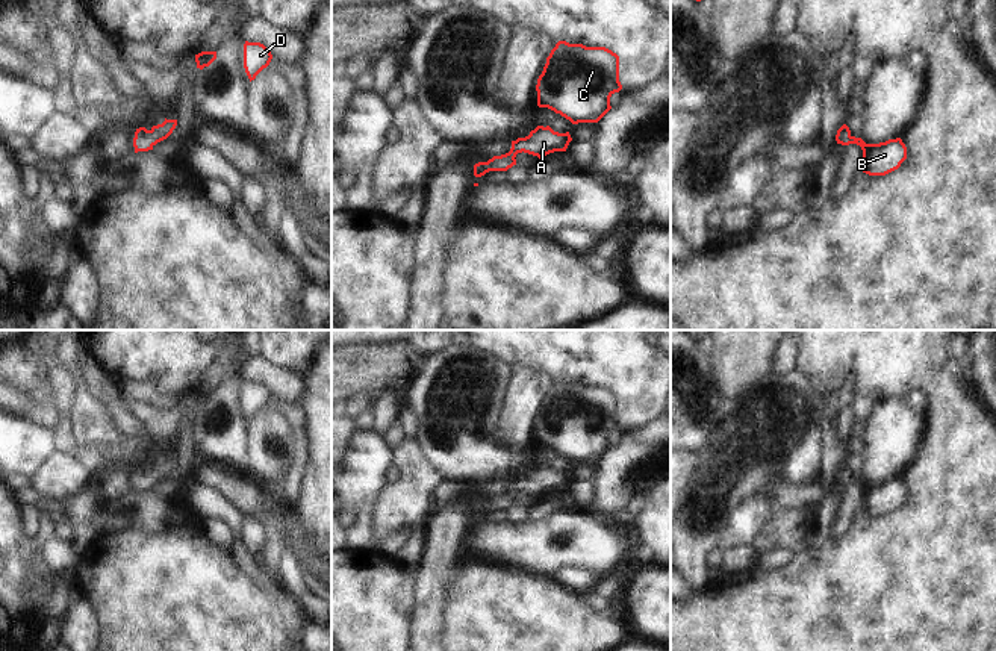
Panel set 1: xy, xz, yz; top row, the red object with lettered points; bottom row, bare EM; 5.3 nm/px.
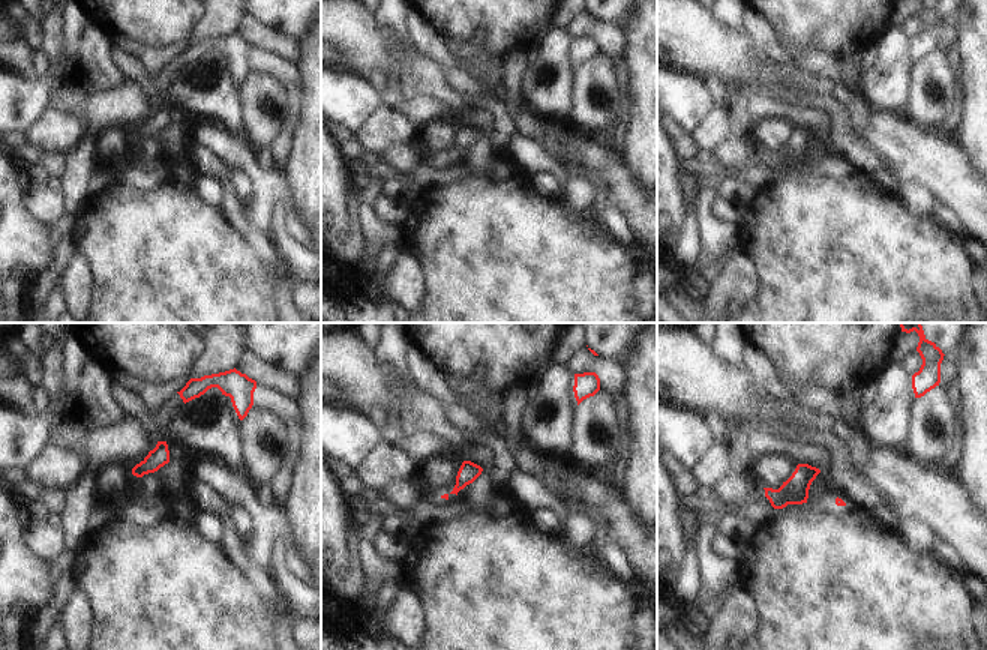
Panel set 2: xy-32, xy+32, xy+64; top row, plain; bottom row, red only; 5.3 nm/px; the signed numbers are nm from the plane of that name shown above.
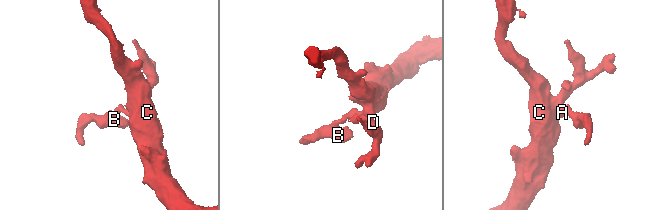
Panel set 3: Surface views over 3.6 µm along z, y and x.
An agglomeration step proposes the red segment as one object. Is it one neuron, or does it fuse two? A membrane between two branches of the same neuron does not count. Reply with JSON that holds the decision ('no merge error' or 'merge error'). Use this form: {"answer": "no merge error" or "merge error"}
{"answer": "no merge error"}

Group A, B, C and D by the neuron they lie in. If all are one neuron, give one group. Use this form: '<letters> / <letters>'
A B C D

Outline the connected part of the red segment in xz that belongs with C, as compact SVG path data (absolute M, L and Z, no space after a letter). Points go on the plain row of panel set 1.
M559 380L537 418L537 445L560 453L572 463L598 462L610 448L610 436L619 431L619 395L605 386L586 386Z

